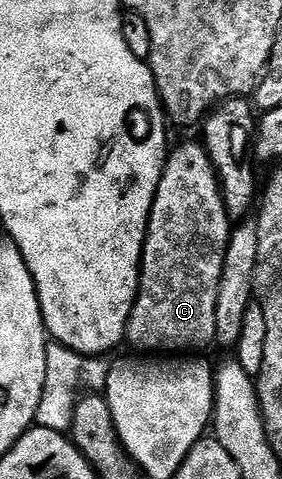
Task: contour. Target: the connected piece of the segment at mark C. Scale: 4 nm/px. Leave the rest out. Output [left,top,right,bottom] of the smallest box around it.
[127,142,233,352]

